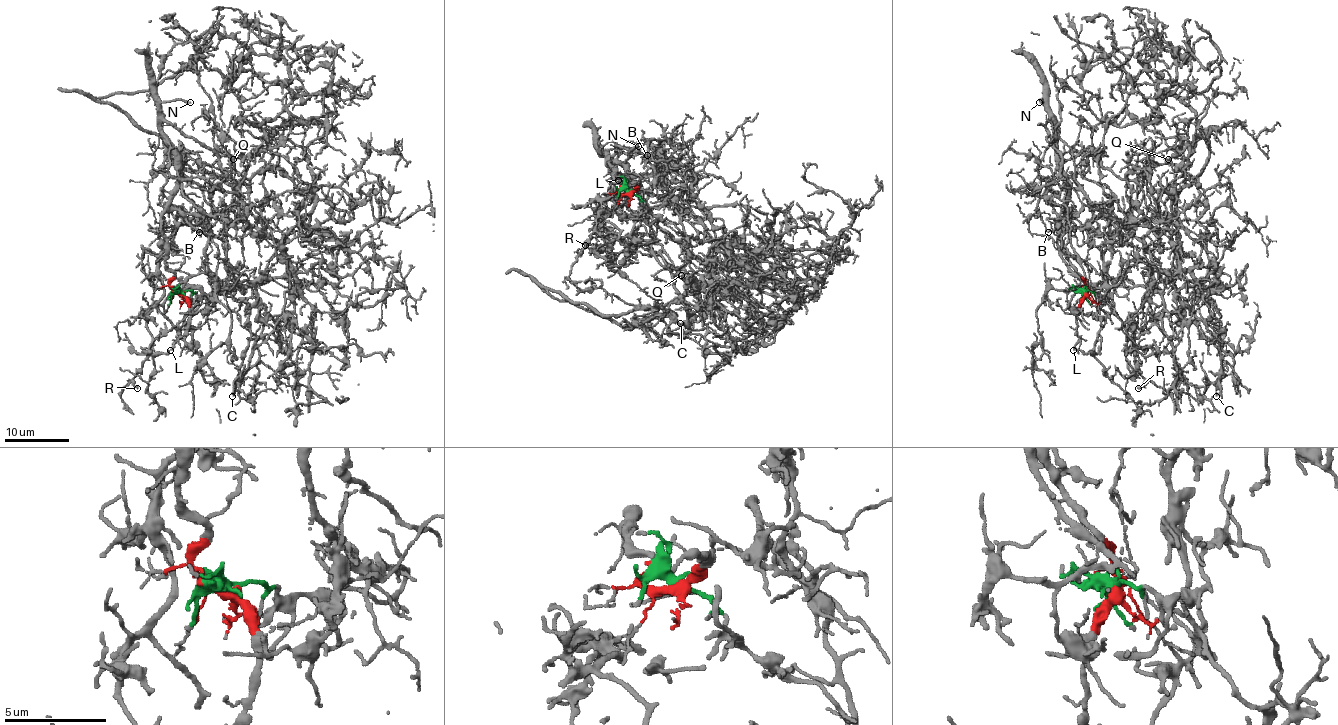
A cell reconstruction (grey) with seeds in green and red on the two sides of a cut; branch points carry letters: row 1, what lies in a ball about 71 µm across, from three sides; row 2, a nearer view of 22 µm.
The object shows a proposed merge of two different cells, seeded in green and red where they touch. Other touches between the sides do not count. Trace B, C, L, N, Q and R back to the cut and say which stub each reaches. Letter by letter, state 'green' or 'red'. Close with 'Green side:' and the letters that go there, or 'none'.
B: red
C: green
L: red
N: red
Q: green
R: green
Green side: C, Q, R

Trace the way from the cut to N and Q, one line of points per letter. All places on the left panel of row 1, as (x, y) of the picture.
N: (179, 292), (171, 285), (161, 226), (177, 184), (177, 155), (161, 114), (163, 103), (190, 103)
Q: (179, 292), (230, 297), (248, 280), (285, 272), (289, 255), (240, 211), (248, 166), (234, 159)

